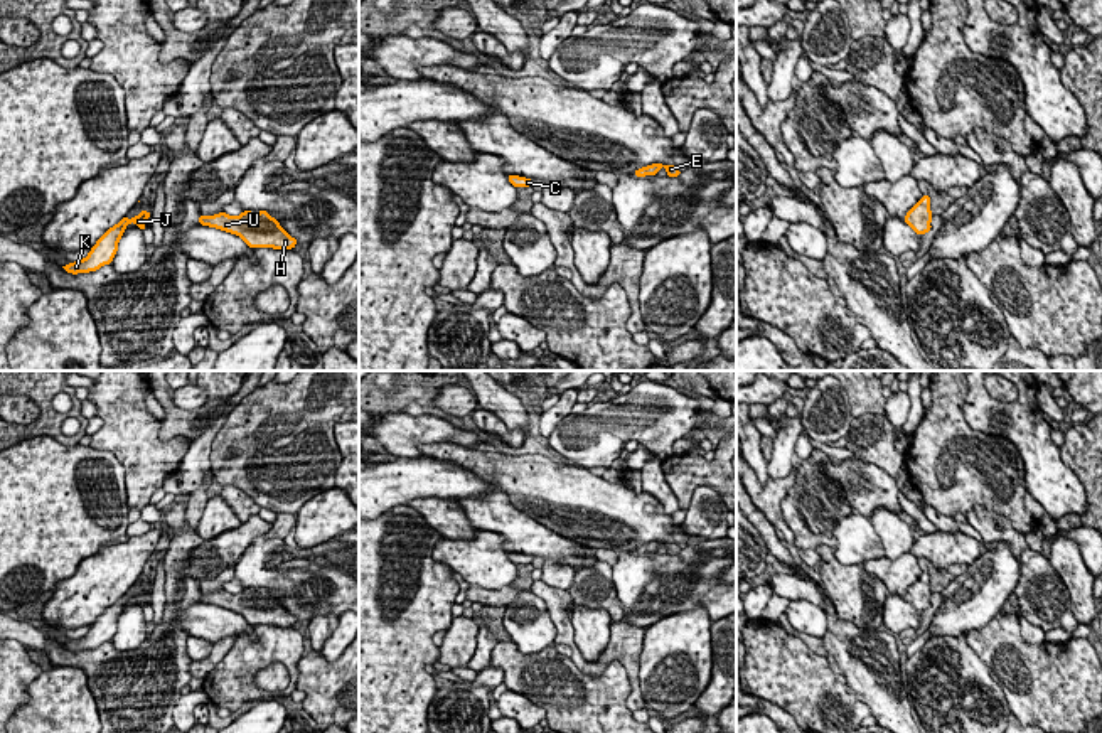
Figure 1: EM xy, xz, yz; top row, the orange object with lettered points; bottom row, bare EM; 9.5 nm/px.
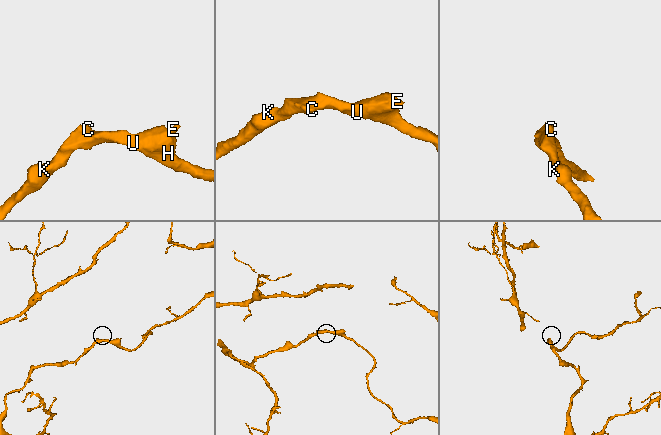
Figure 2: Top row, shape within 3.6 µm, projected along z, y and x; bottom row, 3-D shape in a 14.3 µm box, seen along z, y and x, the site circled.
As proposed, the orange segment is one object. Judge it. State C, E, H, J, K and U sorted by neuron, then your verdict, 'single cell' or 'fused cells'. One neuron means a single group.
C E H J K U; single cell

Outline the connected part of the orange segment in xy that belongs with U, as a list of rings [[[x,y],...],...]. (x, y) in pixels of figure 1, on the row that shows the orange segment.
[[[243,211],[238,217],[226,212],[207,217],[199,214],[199,224],[233,233],[243,238],[253,249],[273,248],[285,251],[297,246],[297,239],[292,238],[266,211]]]

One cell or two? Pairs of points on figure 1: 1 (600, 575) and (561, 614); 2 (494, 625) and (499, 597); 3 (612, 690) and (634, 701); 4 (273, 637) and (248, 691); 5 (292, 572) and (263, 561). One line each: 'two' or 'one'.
1: two
2: two
3: two
4: one
5: one

